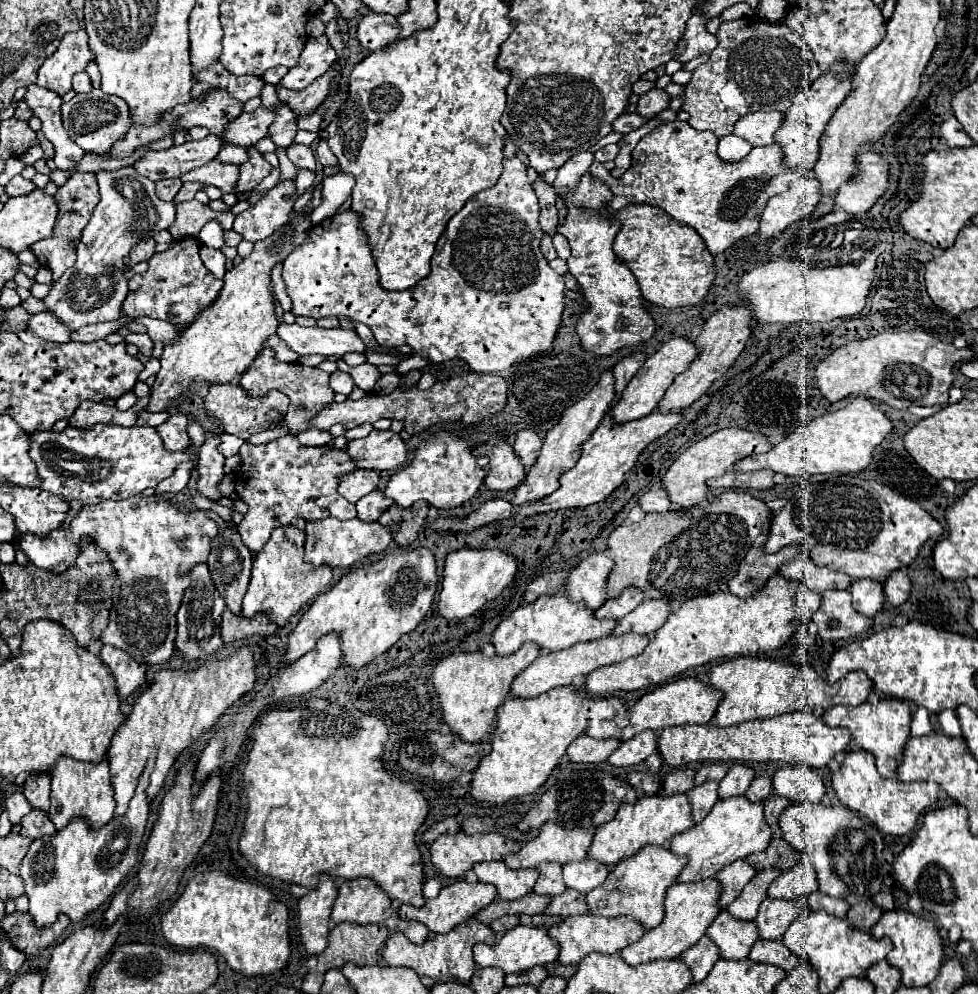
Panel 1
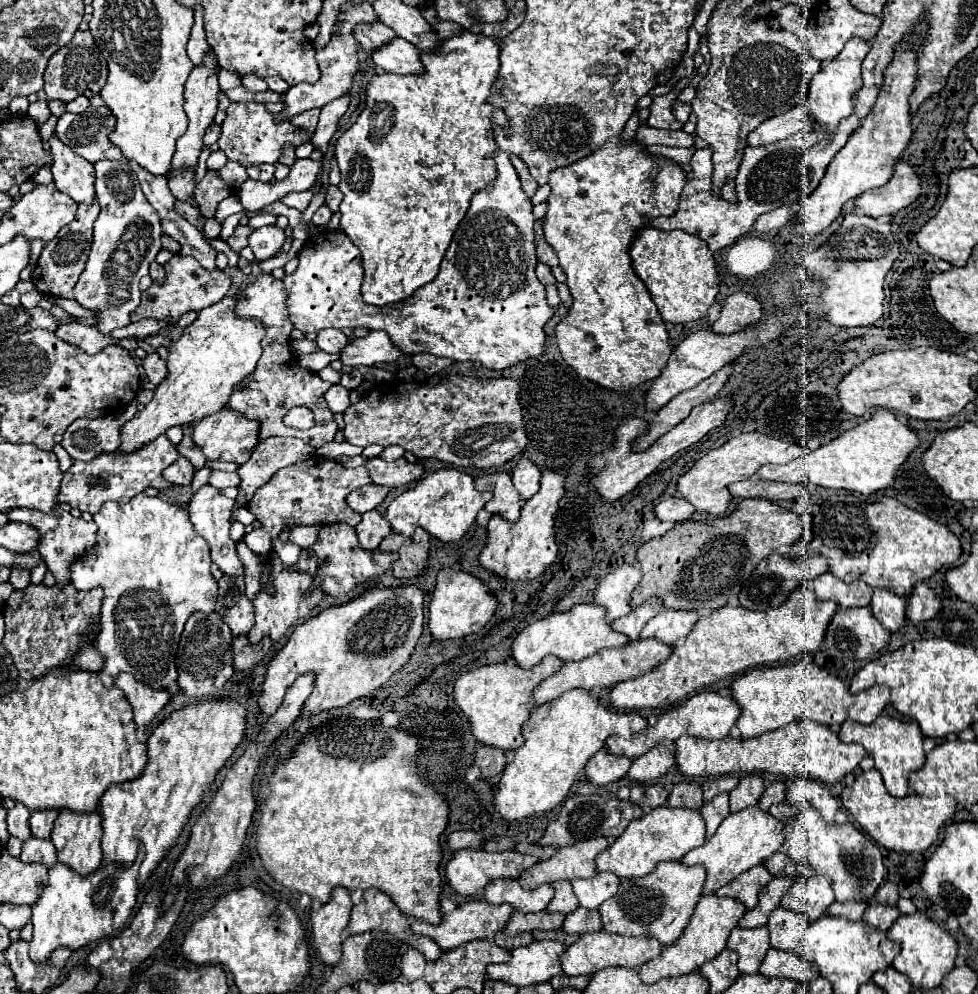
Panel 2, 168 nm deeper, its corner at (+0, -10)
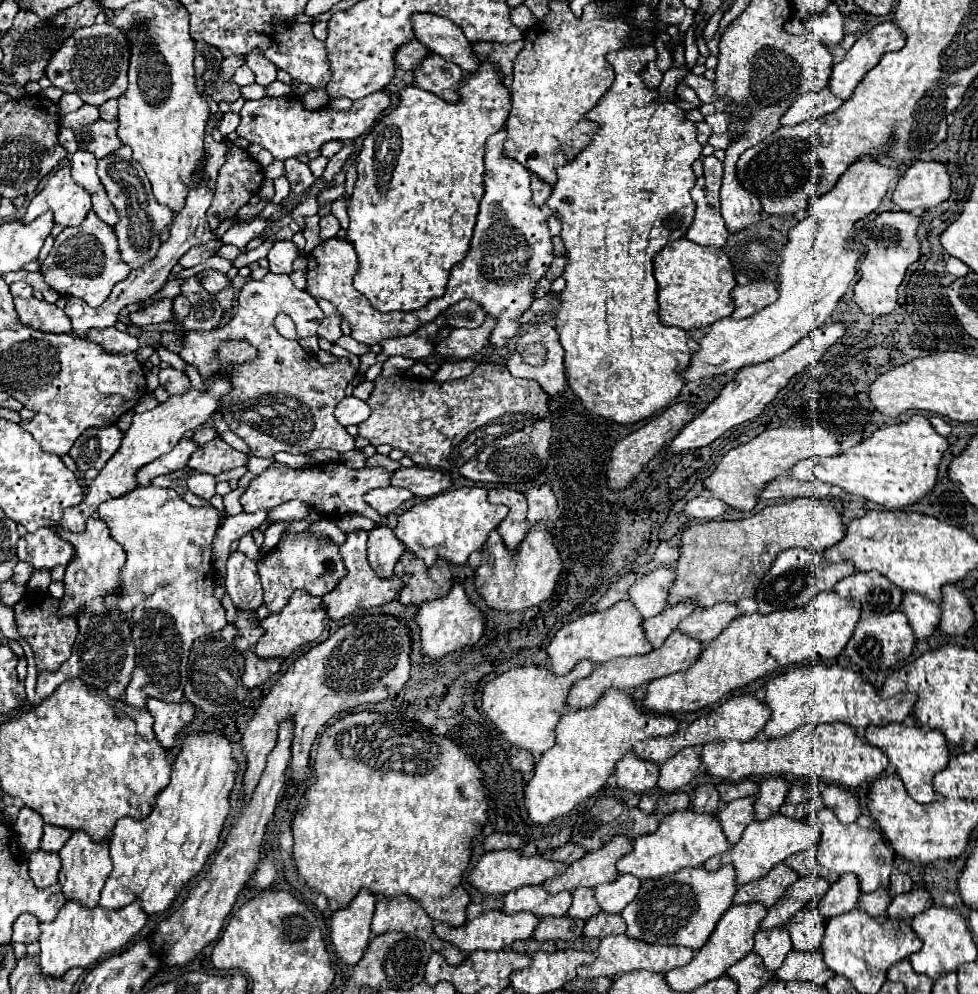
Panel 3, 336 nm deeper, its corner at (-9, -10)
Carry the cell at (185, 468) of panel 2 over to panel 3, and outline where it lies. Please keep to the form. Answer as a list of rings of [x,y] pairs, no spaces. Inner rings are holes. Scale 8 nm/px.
[[[192,475],[186,479],[188,489],[206,501],[210,501],[216,495],[216,477],[212,475]]]

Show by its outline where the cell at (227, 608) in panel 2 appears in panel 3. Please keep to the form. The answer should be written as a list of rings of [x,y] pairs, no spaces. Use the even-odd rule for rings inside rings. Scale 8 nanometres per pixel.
[[[256,613],[254,615],[238,615],[234,625],[238,627],[238,635],[234,639],[234,645],[240,653],[254,649],[258,639],[264,635],[264,629],[258,625]]]

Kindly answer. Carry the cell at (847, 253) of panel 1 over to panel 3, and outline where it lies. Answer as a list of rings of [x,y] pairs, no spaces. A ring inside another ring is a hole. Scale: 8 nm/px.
[[[906,211],[880,213],[874,221],[858,223],[858,243],[868,245],[868,251],[860,259],[860,281],[856,283],[854,301],[868,315],[888,315],[896,307],[896,289],[904,281],[904,275],[912,263],[920,259],[920,241],[916,237],[920,217]]]

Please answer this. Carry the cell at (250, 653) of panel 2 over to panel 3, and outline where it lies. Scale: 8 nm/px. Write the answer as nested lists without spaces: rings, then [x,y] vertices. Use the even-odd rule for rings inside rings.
[[[246,651],[246,671],[242,675],[242,685],[246,689],[256,689],[264,685],[274,673],[278,673],[282,659],[258,659],[254,651]]]

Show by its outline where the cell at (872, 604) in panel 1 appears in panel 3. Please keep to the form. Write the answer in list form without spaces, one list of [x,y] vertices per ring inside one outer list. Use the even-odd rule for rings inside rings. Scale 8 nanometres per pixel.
[[[906,593],[906,599],[902,601],[902,611],[906,613],[912,631],[918,639],[932,637],[940,625],[940,605],[918,593]]]

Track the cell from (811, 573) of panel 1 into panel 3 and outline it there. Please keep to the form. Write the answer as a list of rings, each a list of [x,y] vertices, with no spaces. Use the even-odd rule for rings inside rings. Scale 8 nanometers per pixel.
[[[878,571],[850,575],[850,579],[842,579],[834,591],[842,597],[858,599],[862,603],[864,619],[870,615],[886,615],[898,611],[904,597],[904,591],[884,575],[878,575]]]

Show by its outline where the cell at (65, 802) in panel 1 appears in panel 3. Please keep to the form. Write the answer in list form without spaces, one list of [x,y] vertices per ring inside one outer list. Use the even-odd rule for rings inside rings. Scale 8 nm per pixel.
[[[76,831],[72,833],[72,837],[68,839],[68,843],[62,847],[62,851],[58,853],[62,859],[62,869],[58,873],[58,883],[62,885],[62,893],[66,897],[66,901],[74,899],[78,901],[82,907],[86,909],[94,909],[98,905],[100,899],[100,891],[104,887],[104,881],[110,875],[110,857],[108,857],[108,843],[94,843],[90,839],[90,835],[86,835],[84,831]]]

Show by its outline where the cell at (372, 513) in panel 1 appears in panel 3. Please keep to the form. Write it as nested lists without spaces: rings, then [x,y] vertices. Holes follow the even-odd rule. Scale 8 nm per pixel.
[[[374,527],[368,539],[368,563],[378,577],[394,577],[394,565],[400,561],[404,547],[388,527]]]

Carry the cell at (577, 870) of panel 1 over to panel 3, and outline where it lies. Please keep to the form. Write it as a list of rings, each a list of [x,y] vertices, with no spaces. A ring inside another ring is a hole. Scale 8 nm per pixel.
[[[618,875],[616,883],[604,883],[594,889],[596,901],[606,913],[620,913],[640,889],[640,879],[634,875]]]

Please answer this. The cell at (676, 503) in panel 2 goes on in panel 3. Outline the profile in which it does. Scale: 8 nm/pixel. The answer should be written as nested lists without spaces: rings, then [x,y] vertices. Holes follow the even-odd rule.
[[[700,495],[692,501],[688,501],[684,505],[684,513],[688,517],[696,517],[696,519],[718,519],[728,511],[728,505],[722,503],[722,499],[716,499],[712,495]]]

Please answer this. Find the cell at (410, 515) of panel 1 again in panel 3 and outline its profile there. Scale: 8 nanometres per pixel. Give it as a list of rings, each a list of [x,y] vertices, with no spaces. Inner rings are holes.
[[[406,551],[396,567],[396,575],[404,579],[404,589],[400,593],[400,603],[404,607],[442,599],[452,589],[450,565],[442,563],[442,559],[434,563],[432,569],[426,569],[422,559]]]

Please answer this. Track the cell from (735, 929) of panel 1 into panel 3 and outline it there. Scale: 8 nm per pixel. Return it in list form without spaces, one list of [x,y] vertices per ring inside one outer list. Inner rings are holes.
[[[770,929],[770,931],[758,931],[754,937],[754,951],[764,959],[766,967],[772,971],[778,971],[786,959],[786,955],[792,951],[792,941],[786,929]]]

